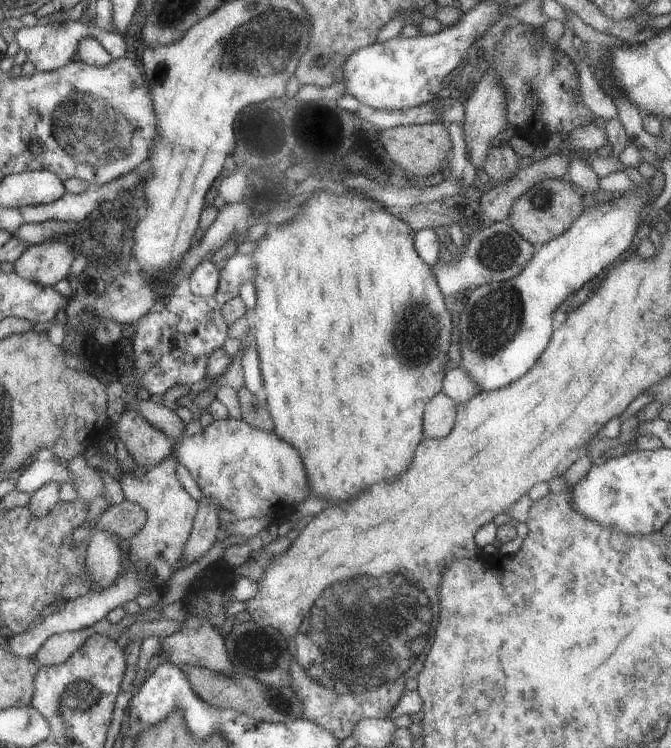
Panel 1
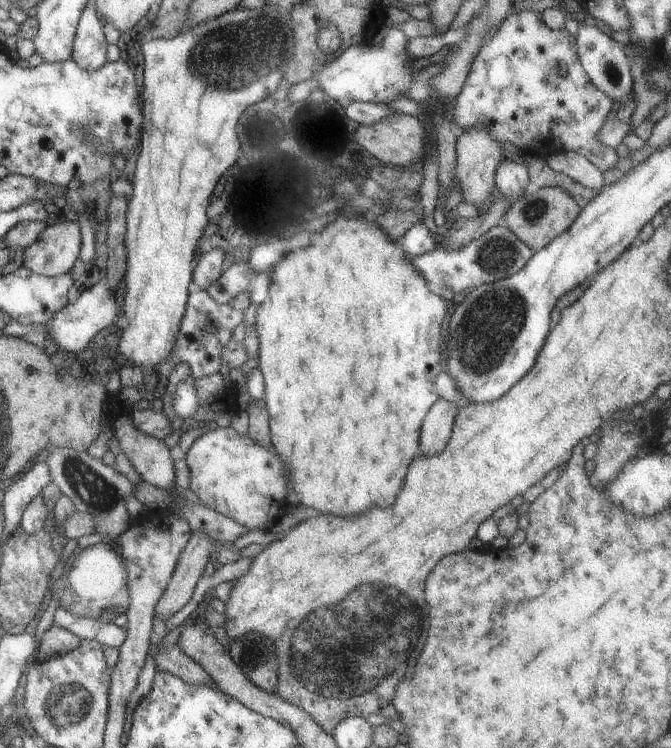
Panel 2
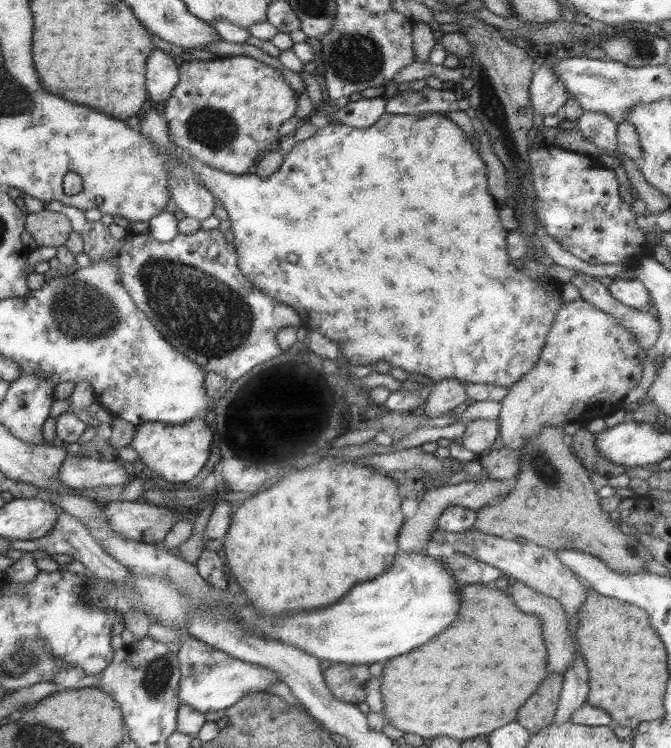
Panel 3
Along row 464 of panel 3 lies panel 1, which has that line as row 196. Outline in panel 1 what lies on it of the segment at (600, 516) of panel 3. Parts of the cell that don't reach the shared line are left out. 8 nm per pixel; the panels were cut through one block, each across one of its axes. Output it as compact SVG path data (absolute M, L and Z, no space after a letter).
M543 179L541 182L529 187L521 196L518 196L510 208L509 218L512 220L512 228L521 238L538 247L552 238L563 234L569 225L583 212L583 203L581 203L581 191L573 185L567 185L561 179Z

